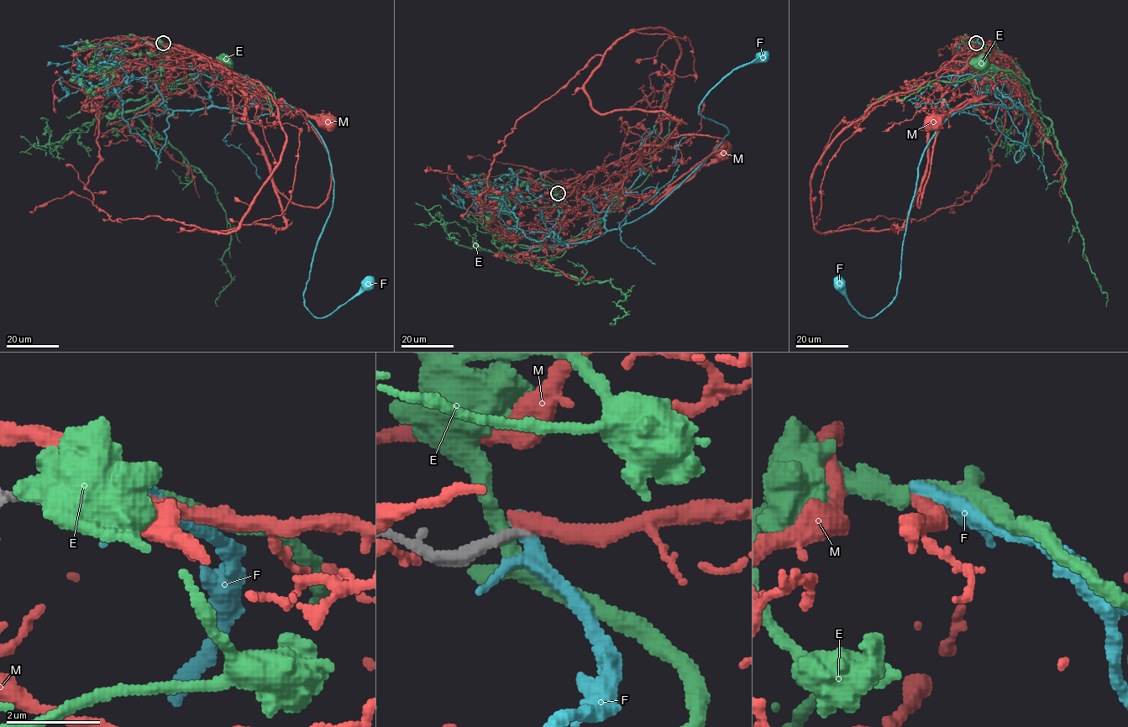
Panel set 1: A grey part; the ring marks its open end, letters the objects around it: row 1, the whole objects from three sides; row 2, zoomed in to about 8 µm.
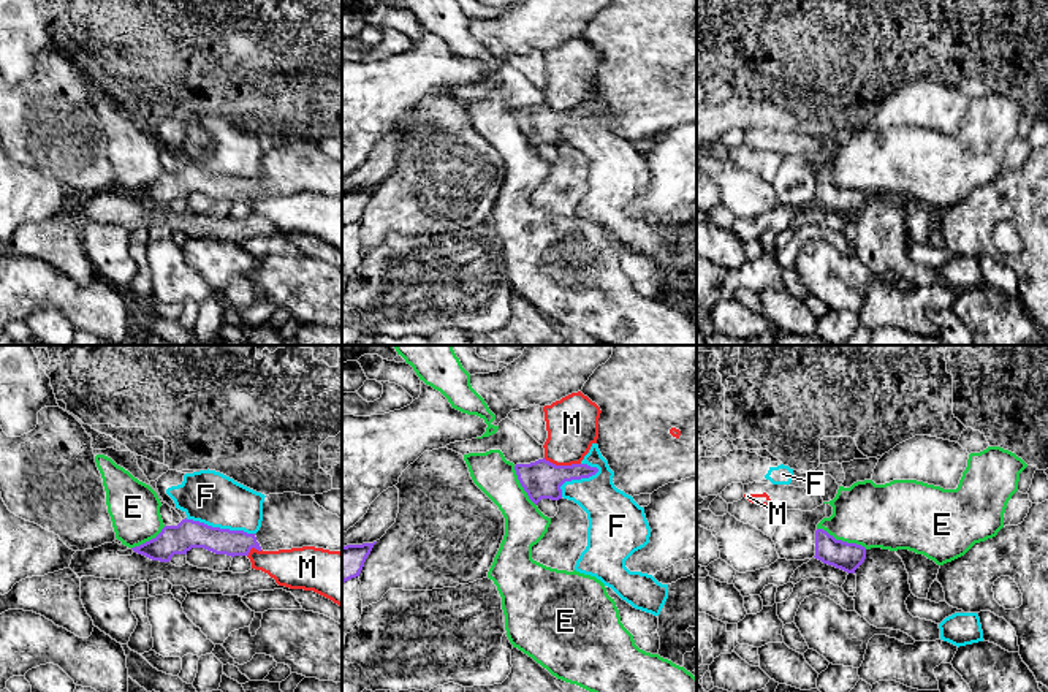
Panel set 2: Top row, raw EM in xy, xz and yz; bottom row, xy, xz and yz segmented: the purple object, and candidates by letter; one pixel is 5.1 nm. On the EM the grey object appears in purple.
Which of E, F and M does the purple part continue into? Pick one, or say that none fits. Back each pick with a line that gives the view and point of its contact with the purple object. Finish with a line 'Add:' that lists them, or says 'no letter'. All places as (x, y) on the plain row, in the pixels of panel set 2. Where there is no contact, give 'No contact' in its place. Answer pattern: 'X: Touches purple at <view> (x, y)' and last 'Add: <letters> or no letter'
Add: no letter

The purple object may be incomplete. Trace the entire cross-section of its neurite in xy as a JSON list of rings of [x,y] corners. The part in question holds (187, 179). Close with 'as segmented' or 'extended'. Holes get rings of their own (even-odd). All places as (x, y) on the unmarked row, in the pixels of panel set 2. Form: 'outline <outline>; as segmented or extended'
outline [[[296,138],[269,139],[263,147],[263,166],[256,179],[212,173],[182,165],[131,193],[152,206],[169,207],[174,200],[204,193],[215,200],[249,201],[250,195],[279,196],[315,192],[342,198],[342,163],[326,157],[312,141]]]; extended

